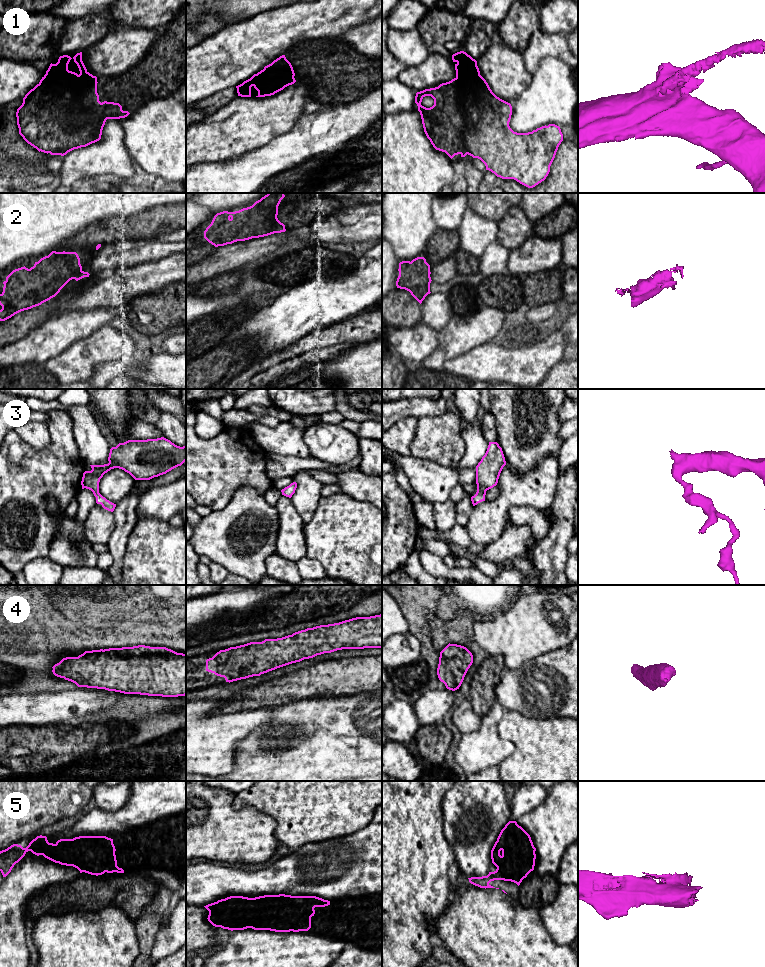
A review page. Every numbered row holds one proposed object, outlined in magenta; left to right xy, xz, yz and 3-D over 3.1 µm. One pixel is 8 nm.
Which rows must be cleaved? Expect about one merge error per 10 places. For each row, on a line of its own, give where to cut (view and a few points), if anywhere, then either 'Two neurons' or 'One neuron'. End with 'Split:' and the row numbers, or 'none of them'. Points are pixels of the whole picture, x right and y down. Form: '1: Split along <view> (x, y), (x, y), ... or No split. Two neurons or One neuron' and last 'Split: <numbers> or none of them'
1: No split. One neuron
2: No split. One neuron
3: No split. One neuron
4: No split. One neuron
5: No split. One neuron
Split: none of them

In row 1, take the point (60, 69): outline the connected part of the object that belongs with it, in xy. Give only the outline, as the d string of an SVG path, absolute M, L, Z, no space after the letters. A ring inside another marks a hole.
M82 52L77 53L73 59L77 64L80 74L68 70L68 64L72 58L68 55L60 56L56 64L50 64L46 74L40 82L31 89L23 98L22 105L17 109L17 125L19 134L23 139L36 148L39 152L51 155L64 156L68 152L86 147L101 139L102 130L107 119L120 119L127 117L130 113L123 111L119 103L100 102L97 93L97 77L90 74L83 61Z

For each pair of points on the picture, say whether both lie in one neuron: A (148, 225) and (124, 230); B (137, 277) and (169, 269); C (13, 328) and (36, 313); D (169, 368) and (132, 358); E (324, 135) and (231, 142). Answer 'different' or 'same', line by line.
A: same
B: same
C: same
D: different
E: different

